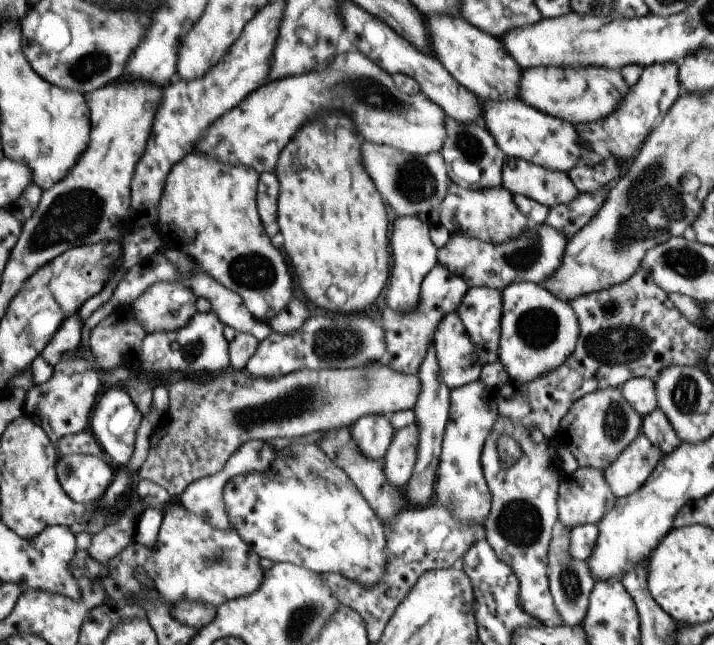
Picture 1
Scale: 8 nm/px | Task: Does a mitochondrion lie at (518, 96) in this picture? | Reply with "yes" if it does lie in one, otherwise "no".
no

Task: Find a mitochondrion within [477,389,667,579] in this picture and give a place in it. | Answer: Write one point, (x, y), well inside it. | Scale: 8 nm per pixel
(519, 522)

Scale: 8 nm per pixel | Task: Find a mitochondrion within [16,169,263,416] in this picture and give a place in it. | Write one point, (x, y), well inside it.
(77, 213)

